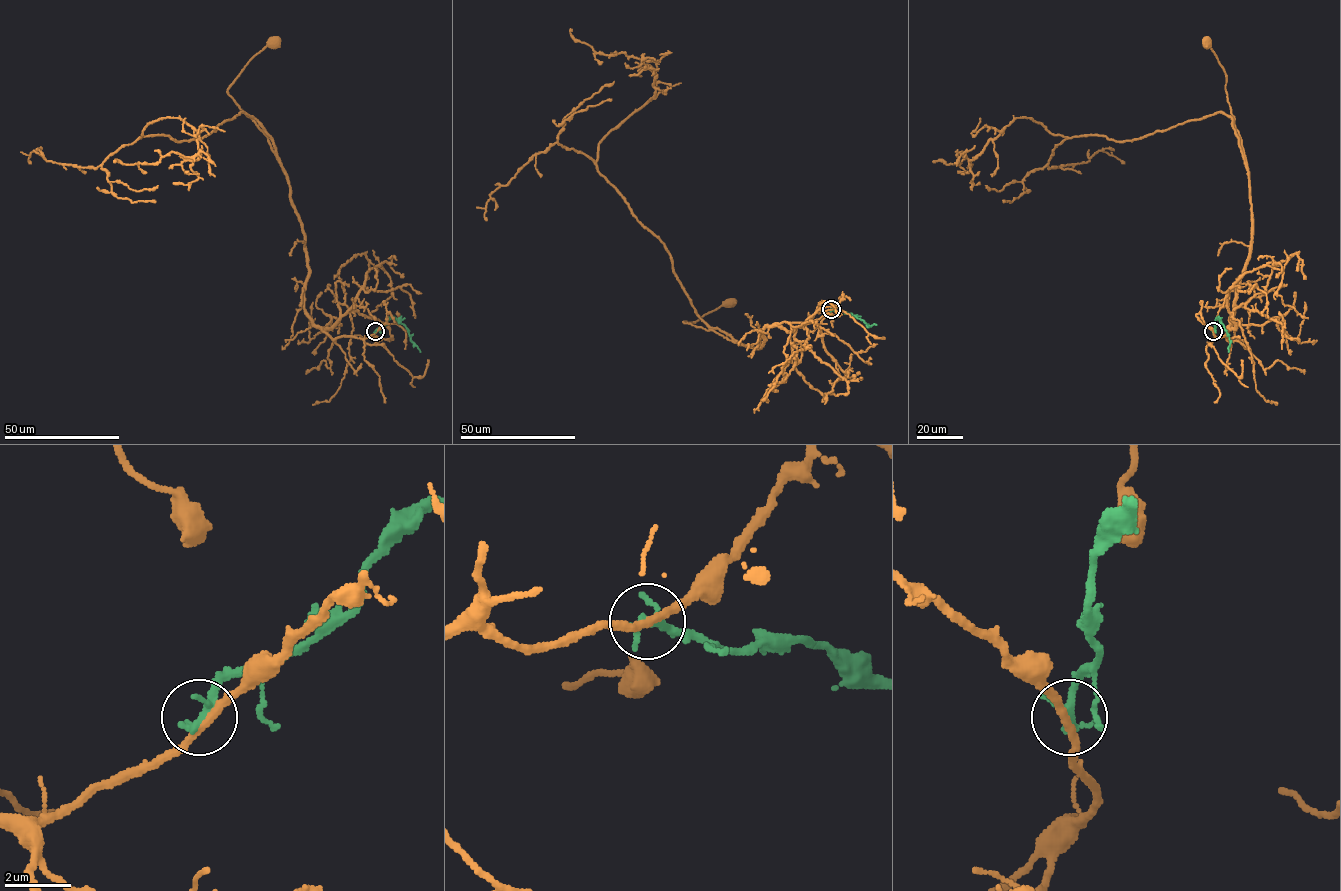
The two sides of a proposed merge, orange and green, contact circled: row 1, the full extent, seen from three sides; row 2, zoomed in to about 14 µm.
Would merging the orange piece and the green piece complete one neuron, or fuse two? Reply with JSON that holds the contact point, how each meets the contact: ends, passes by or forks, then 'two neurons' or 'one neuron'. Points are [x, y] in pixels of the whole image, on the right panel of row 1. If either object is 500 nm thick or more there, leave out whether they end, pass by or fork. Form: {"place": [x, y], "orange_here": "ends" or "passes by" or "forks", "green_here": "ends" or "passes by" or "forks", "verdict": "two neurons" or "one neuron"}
{"place": [1213, 331], "orange_here": "passes by", "green_here": "passes by", "verdict": "two neurons"}

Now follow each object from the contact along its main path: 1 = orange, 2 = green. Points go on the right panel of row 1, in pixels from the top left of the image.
1: (1213, 332), (1214, 338), (1226, 338), (1235, 287), (1249, 251), (1252, 205), (1226, 74), (1205, 43)
2: (1213, 331), (1218, 317), (1230, 341), (1228, 352)

